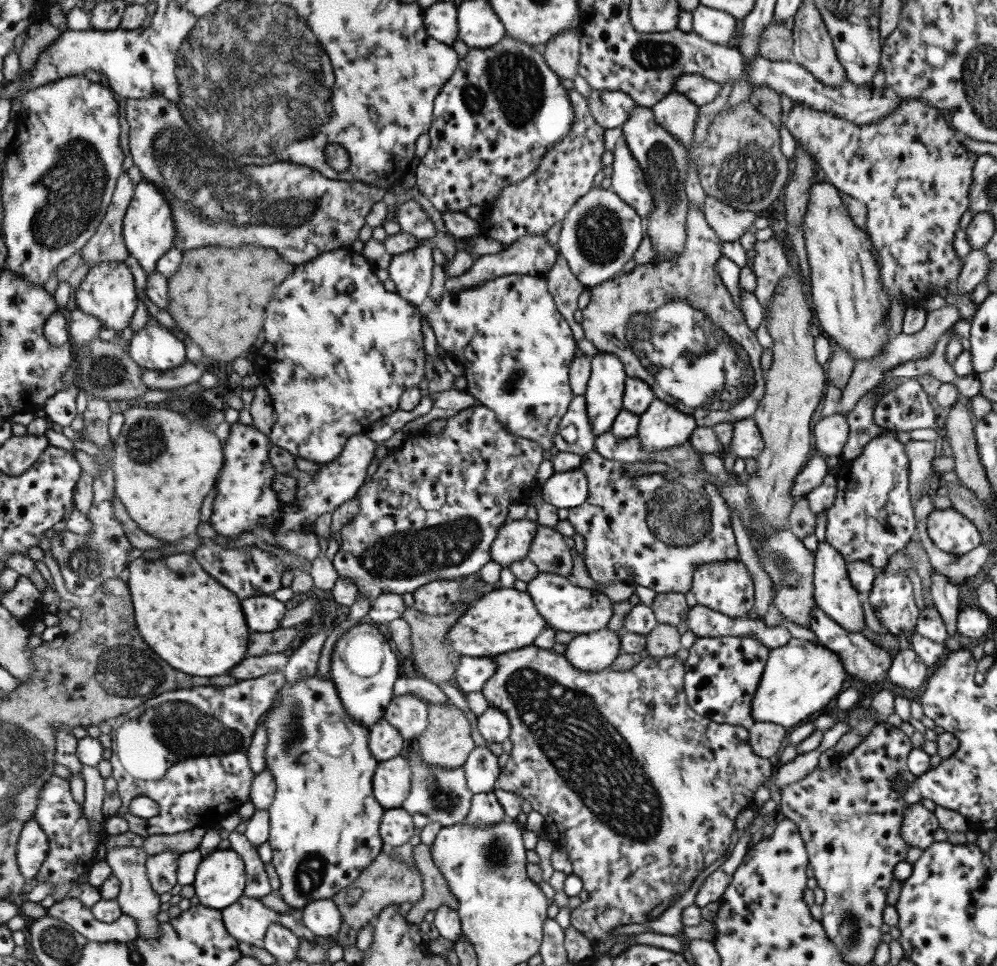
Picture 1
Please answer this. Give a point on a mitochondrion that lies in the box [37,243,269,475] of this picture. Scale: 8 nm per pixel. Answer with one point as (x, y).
(146, 441)

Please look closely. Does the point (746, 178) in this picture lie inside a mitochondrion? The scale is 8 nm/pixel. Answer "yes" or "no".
yes

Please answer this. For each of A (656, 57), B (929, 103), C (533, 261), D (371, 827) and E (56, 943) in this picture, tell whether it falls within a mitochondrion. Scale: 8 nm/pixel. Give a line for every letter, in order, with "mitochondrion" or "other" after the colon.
A: mitochondrion
B: other
C: other
D: other
E: mitochondrion

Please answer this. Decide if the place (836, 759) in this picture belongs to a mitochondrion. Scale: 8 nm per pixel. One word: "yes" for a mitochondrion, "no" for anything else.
no

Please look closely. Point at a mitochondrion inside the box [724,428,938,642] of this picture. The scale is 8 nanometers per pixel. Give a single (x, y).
(784, 567)

